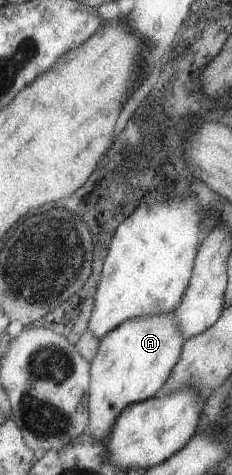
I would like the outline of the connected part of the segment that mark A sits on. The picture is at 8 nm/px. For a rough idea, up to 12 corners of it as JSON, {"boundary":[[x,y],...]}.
{"boundary":[[173,310],[123,320],[89,360],[87,426],[105,440],[157,394],[184,341]]}

